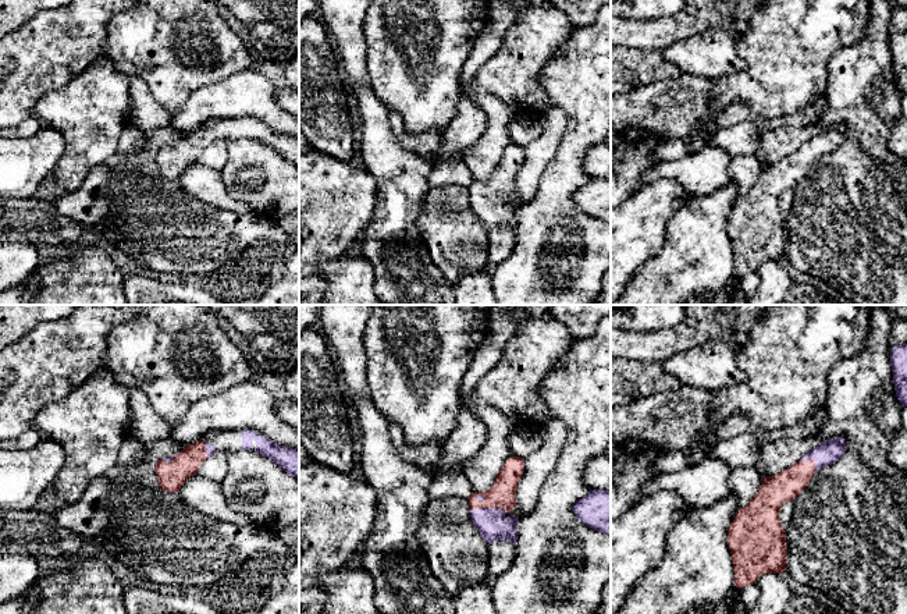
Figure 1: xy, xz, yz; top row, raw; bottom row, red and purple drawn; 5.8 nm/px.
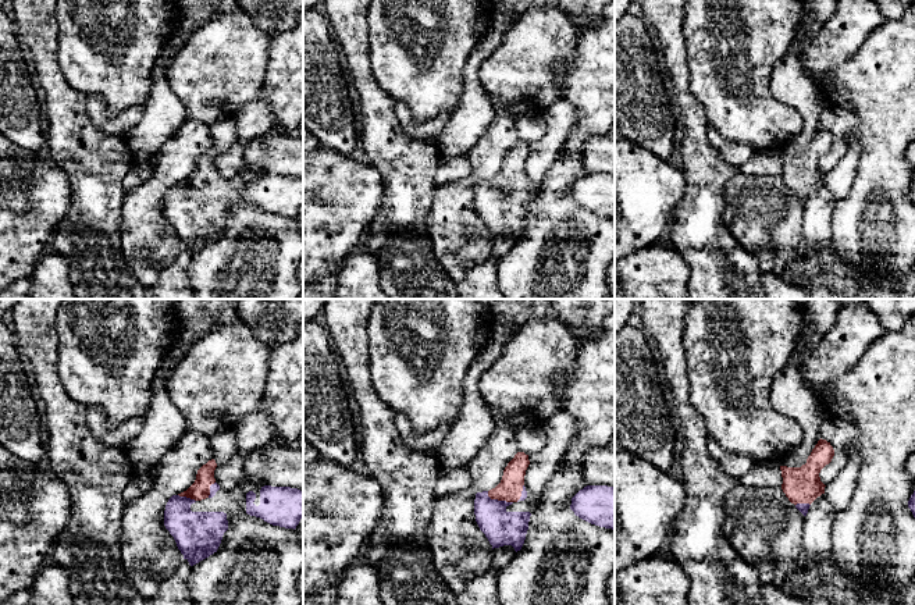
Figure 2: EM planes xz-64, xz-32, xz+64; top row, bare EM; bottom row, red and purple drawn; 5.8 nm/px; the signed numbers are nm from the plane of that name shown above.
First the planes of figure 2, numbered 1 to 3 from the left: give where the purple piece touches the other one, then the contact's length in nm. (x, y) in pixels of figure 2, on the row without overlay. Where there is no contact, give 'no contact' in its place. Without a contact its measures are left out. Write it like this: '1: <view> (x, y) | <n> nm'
1: xz-64 (187, 185) | 110 nm
2: xz-32 (498, 188) | 170 nm
3: xz+64 (803, 191) | 90 nm

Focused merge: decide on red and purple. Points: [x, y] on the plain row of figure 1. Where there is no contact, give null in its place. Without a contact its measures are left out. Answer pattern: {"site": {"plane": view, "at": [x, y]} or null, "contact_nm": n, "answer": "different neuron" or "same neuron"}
{"site": {"plane": "xz", "at": [488, 195]}, "contact_nm": 220, "answer": "same neuron"}

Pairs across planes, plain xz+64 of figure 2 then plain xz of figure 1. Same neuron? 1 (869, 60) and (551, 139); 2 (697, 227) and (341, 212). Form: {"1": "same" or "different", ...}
{"1": "different", "2": "different"}

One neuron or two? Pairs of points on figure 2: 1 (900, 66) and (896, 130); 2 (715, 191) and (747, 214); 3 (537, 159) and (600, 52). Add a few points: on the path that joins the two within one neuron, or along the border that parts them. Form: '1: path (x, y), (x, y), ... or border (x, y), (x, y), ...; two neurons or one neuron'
1: path (900, 81), (896, 114); one neuron
2: border (740, 173), (726, 185), (723, 223), (727, 230); two neurons
3: border (562, 98), (577, 113), (577, 123), (568, 135); two neurons

